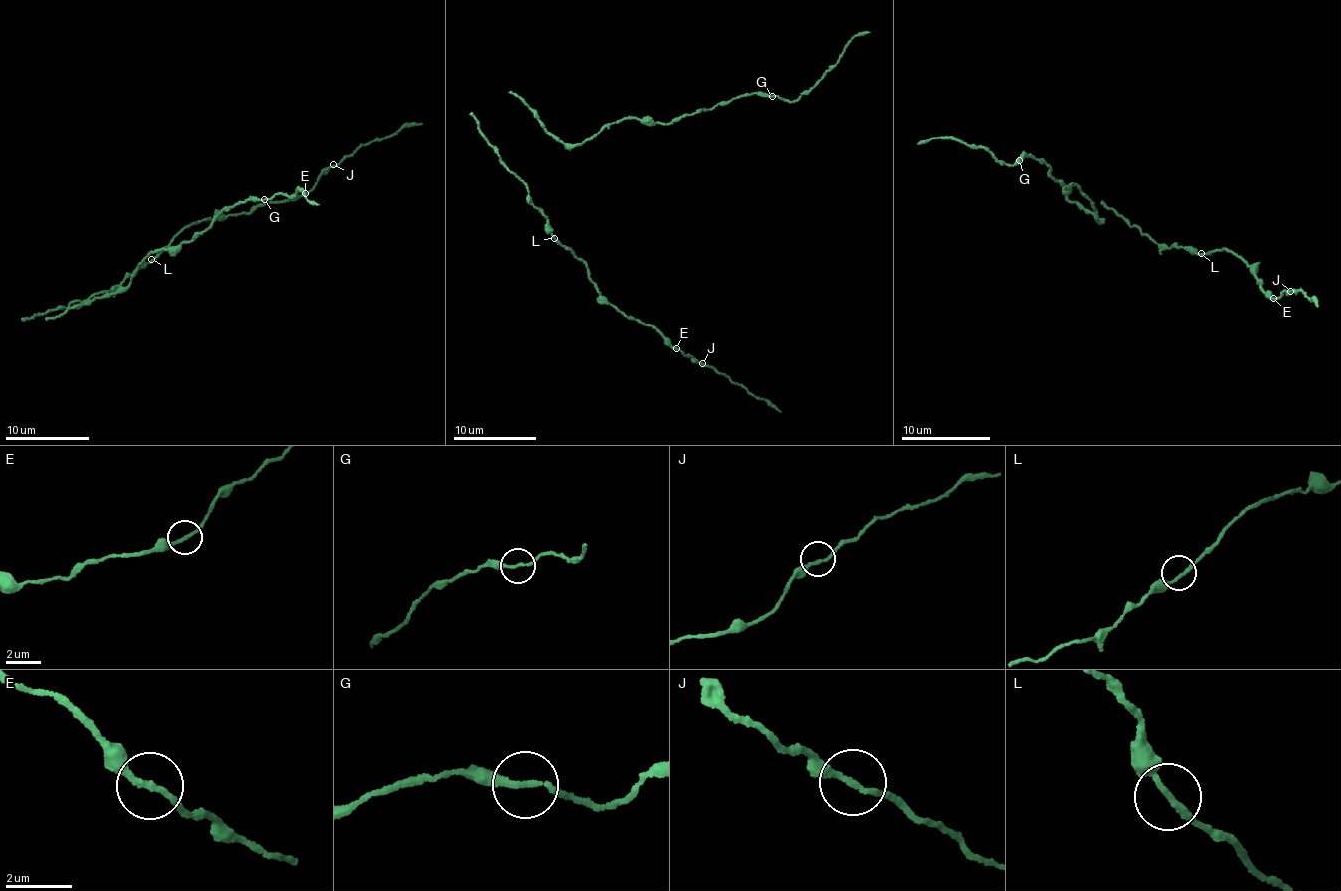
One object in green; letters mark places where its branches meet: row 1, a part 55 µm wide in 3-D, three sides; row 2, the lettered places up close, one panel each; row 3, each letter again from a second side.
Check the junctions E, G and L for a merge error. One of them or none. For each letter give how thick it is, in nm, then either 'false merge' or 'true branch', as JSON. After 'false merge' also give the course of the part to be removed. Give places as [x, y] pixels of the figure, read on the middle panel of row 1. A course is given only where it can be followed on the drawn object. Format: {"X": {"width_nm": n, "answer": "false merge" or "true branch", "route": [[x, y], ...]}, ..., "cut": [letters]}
{"E": {"width_nm": 180, "answer": "false merge", "route": [[676, 348], [781, 411]]}, "G": {"width_nm": 180, "answer": "true branch"}, "L": {"width_nm": 180, "answer": "true branch"}, "cut": ["E"]}

